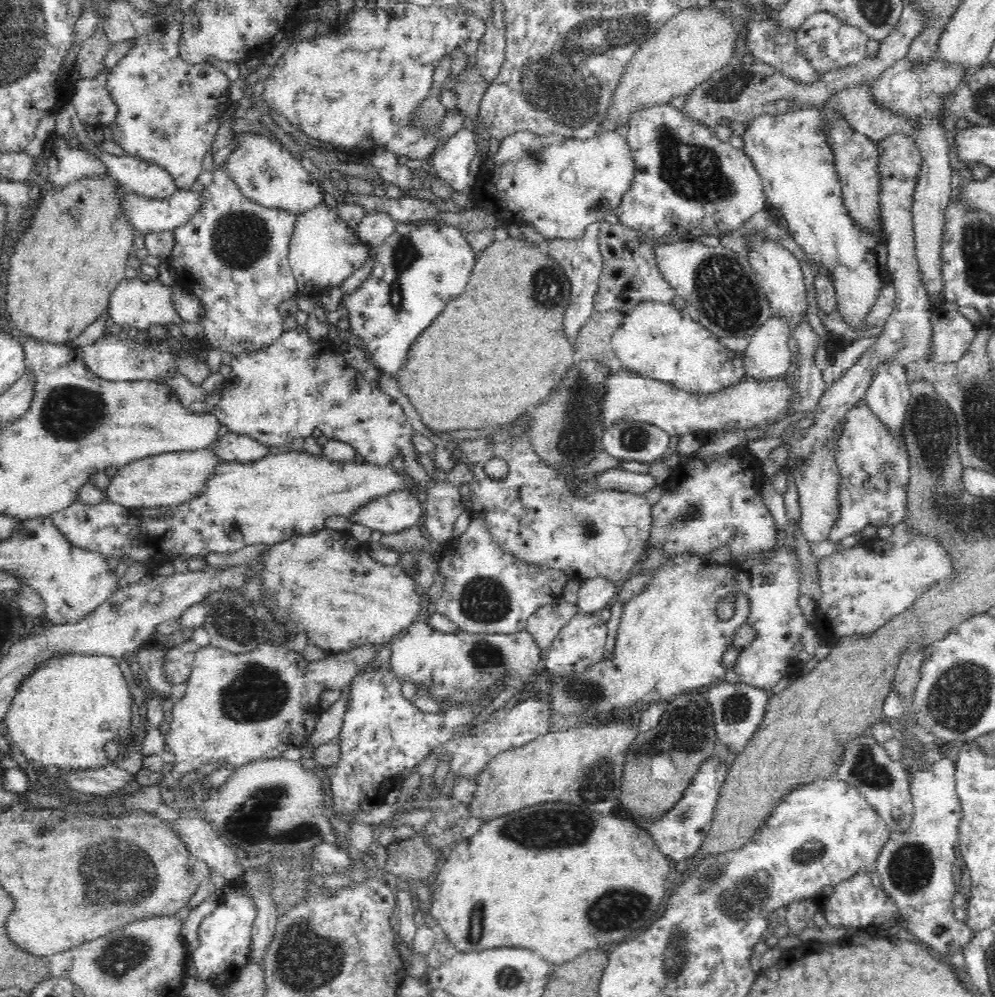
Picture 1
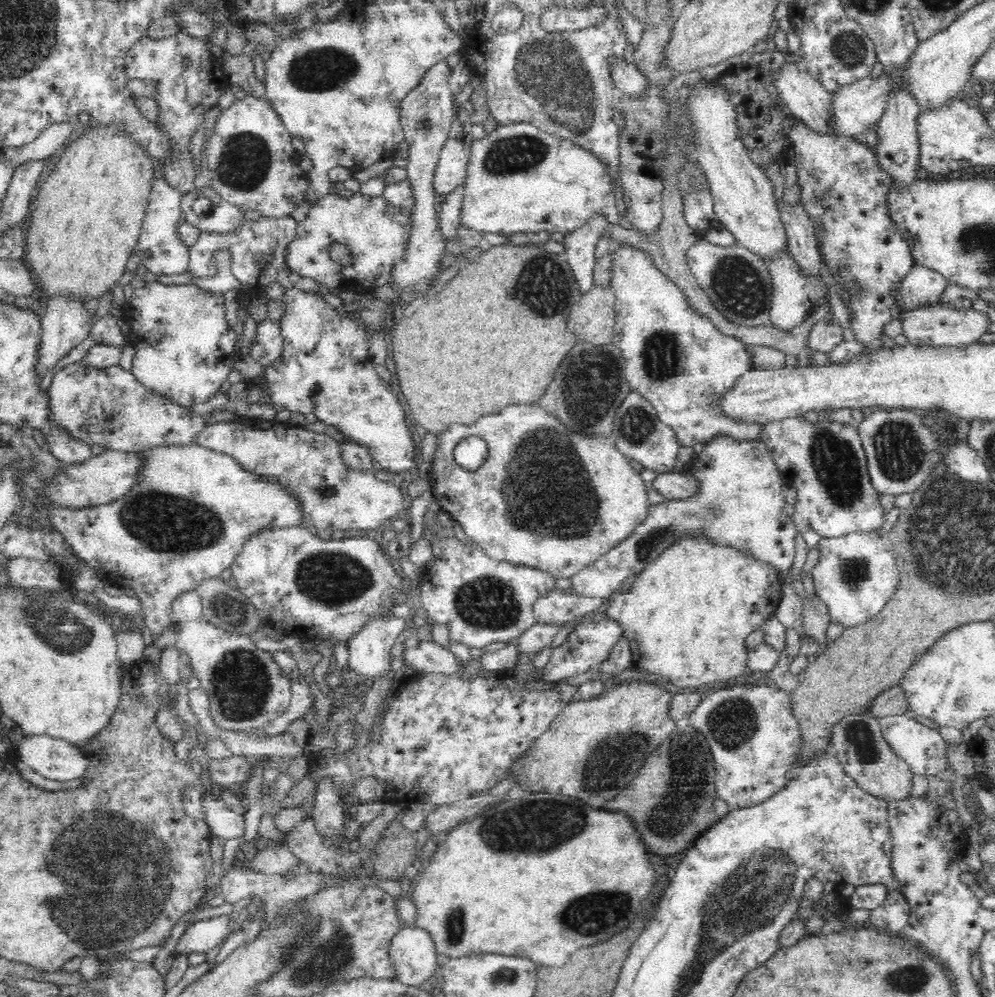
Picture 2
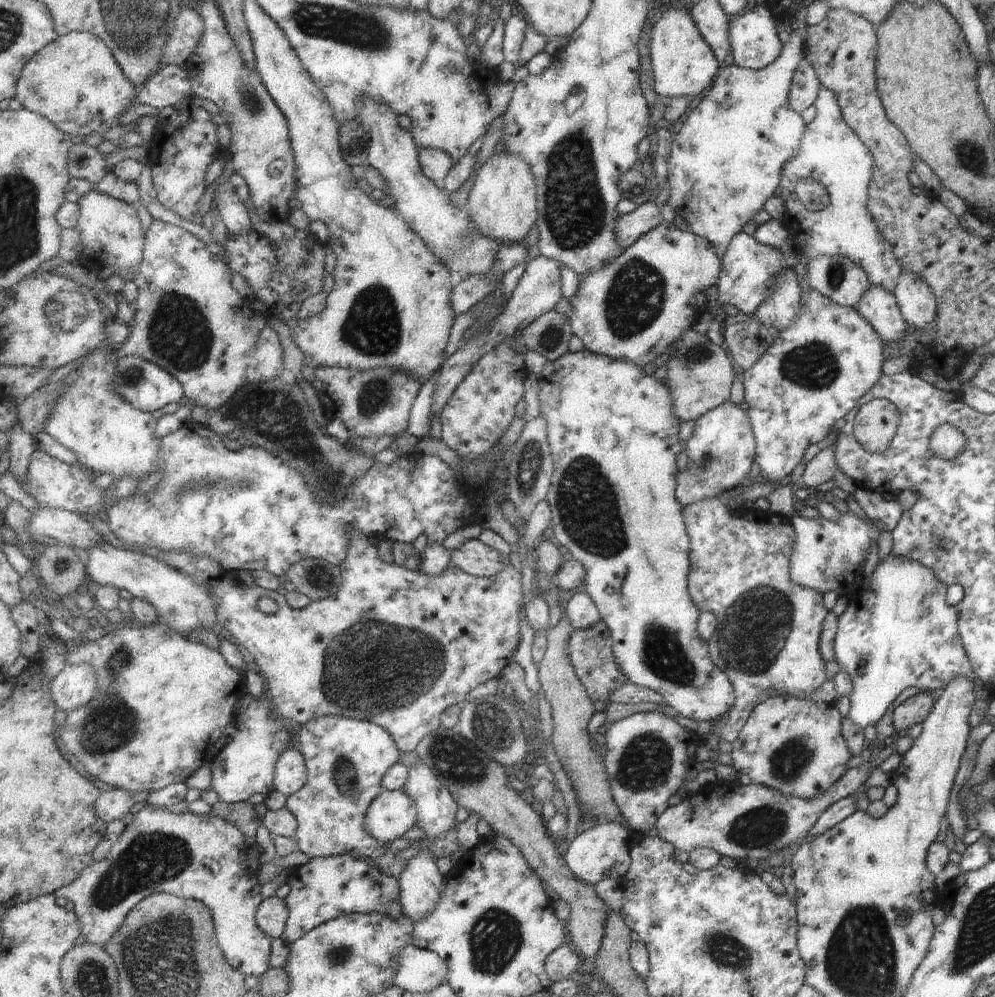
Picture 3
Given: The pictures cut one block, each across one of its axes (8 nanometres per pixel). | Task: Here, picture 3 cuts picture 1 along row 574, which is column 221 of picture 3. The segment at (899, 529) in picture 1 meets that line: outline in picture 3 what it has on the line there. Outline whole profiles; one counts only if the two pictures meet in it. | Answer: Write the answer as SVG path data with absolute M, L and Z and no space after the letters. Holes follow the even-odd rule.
M142 805L138 808L128 819L125 832L119 836L117 842L112 843L111 852L103 858L100 862L94 862L91 866L87 866L82 871L82 875L79 876L78 880L75 880L75 883L67 887L63 887L58 890L55 894L56 897L64 897L68 901L73 903L73 910L79 918L79 924L81 924L81 934L82 939L90 942L91 944L97 944L101 947L105 947L111 941L111 938L119 931L119 928L122 928L122 925L126 923L127 916L130 915L132 911L143 900L146 900L149 896L157 894L159 892L167 892L185 899L194 899L202 901L213 913L214 913L214 926L216 936L218 937L219 948L223 950L223 953L226 954L227 960L230 962L234 968L237 968L244 975L258 975L262 976L265 972L271 970L269 965L269 955L271 954L271 944L273 944L273 938L267 936L261 928L259 928L256 917L258 916L259 906L263 903L263 896L261 896L261 884L258 880L259 870L261 869L262 863L261 859L261 846L257 842L256 838L247 837L235 824L232 824L230 821L224 820L222 817L216 816L215 814L210 813L206 816L196 816L192 813L173 813L169 812L165 808L154 807L152 805L147 806Z

